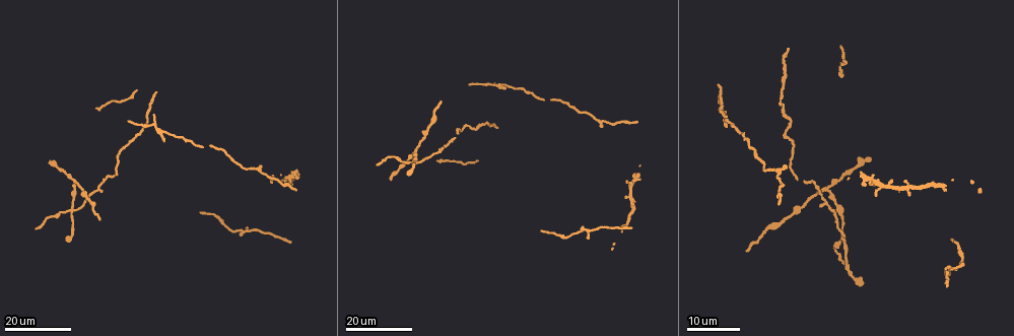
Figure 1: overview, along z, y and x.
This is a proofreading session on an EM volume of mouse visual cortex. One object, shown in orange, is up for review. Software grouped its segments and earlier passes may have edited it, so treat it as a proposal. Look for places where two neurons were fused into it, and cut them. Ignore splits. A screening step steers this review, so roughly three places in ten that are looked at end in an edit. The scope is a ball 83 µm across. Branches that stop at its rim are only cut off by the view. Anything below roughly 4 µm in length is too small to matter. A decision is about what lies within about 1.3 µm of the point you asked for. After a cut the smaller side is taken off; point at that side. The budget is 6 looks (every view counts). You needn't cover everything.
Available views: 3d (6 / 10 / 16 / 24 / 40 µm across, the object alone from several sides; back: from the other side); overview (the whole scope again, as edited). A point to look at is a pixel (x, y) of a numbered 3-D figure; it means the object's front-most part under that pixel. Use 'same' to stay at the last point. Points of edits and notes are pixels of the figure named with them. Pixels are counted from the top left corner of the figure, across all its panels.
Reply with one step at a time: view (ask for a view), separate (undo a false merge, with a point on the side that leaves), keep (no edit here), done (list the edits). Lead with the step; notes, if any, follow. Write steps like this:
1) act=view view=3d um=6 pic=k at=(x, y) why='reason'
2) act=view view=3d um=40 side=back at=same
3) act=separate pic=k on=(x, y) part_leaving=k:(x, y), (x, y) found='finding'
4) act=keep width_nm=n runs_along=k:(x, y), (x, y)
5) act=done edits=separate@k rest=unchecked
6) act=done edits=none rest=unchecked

act=view view=3d um=16 pic=1 at=(158, 132)

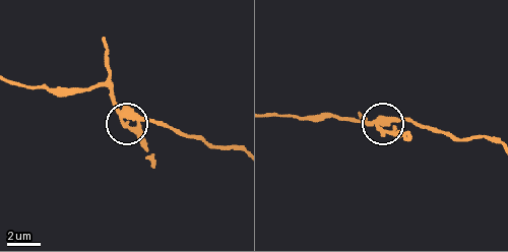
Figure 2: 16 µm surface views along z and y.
act=view view=3d um=6 pic=2 at=(381, 131)

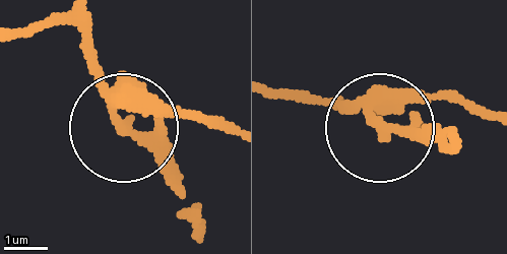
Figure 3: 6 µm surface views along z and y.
act=separate pic=3 on=(155, 138) part_leaving=3:(129, 86), (154, 109), (198, 236) found='two neurons meet here'

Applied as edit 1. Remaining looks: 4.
act=view view=overview

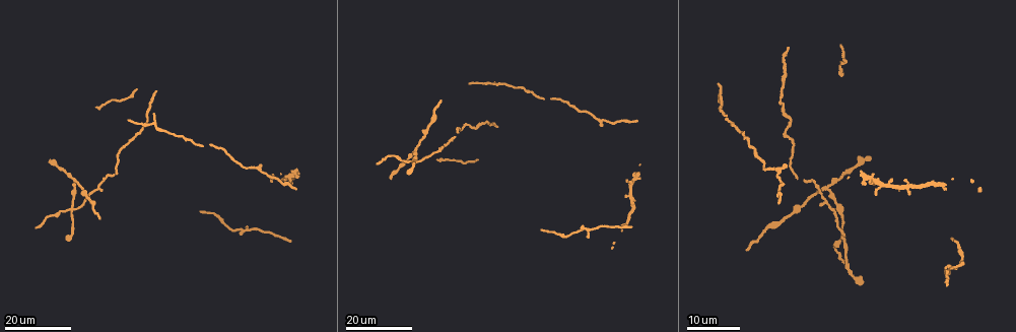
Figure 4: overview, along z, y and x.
act=view view=3d um=16 pic=4 at=(100, 182) why='thick turns thin'

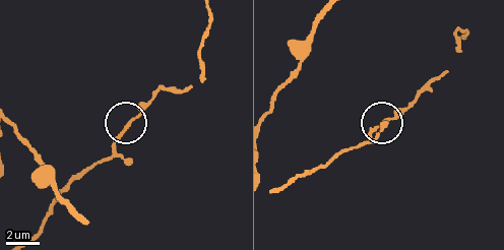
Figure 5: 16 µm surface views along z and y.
act=view view=3d um=10 pic=5 at=(386, 117)

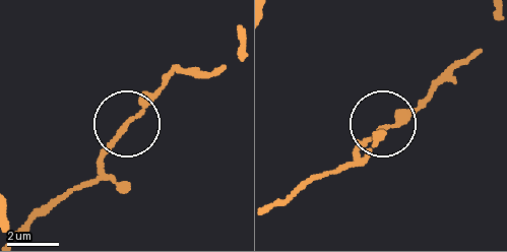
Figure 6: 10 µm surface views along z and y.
act=keep width_nm=200 runs_along=6:(237, 40), (226, 64), (173, 73), (118, 132), (87, 182) found='one neuron here'

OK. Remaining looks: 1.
act=done edits=separate@3 rest=unchecked

